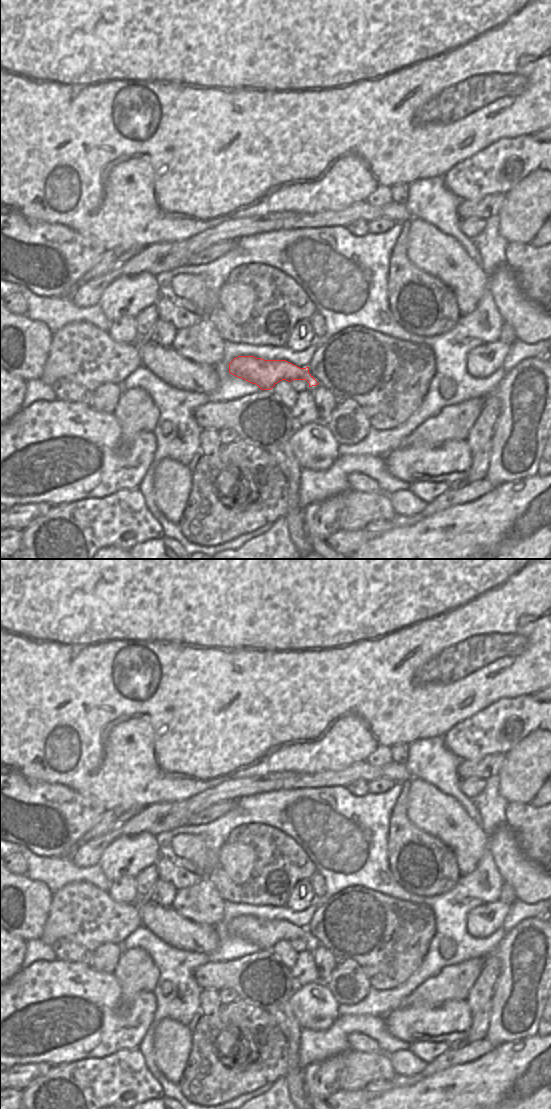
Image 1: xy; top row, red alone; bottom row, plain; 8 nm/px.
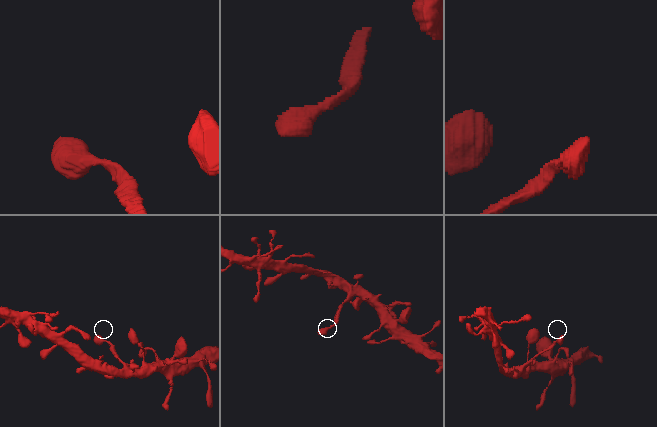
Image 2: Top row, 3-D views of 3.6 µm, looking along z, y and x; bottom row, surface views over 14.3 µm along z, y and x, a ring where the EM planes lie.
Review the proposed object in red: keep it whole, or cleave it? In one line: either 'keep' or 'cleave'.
keep

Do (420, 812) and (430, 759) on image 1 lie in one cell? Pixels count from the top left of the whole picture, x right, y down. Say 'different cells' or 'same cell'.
different cells

